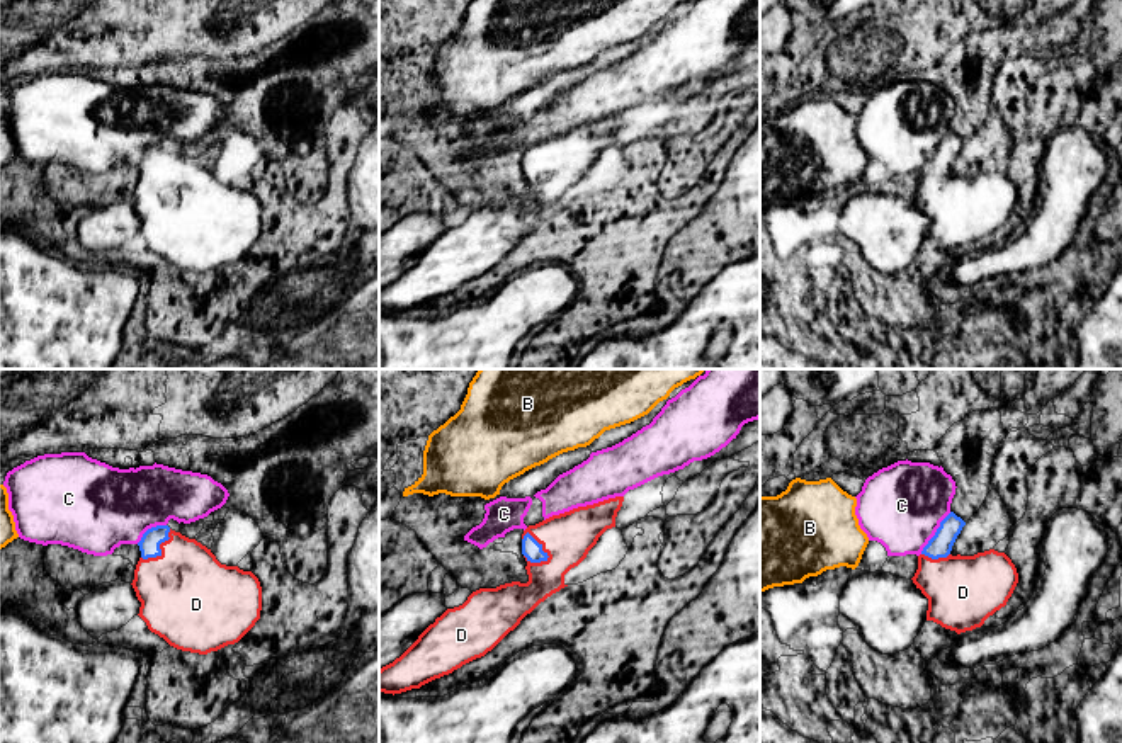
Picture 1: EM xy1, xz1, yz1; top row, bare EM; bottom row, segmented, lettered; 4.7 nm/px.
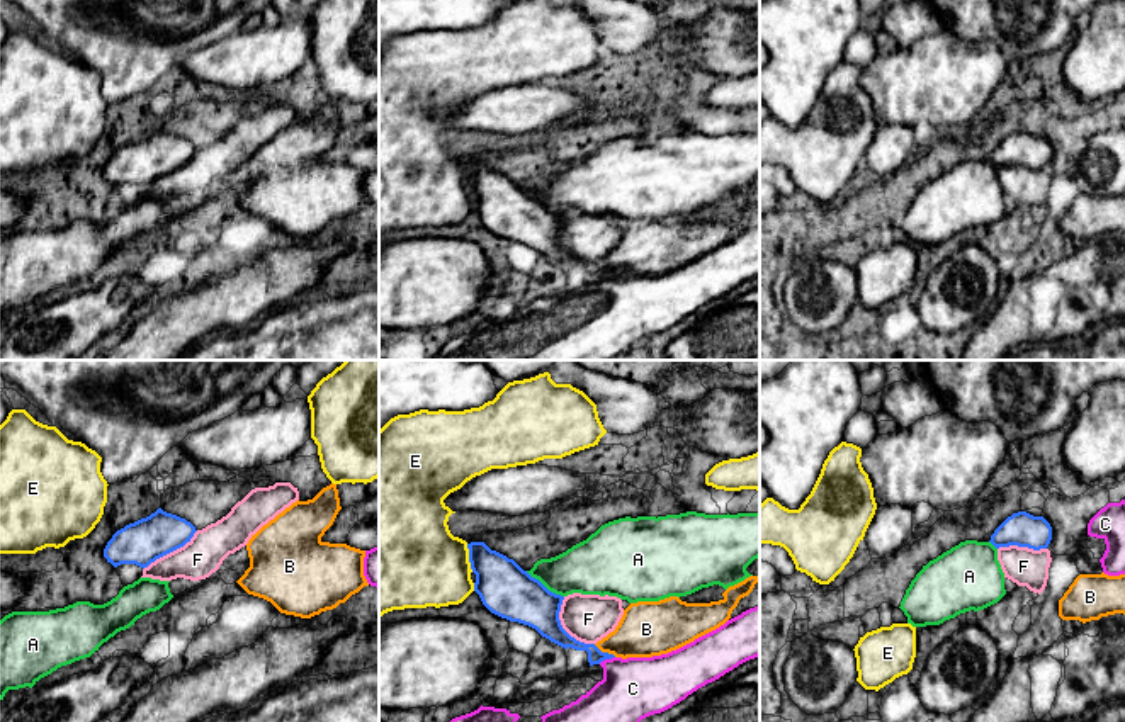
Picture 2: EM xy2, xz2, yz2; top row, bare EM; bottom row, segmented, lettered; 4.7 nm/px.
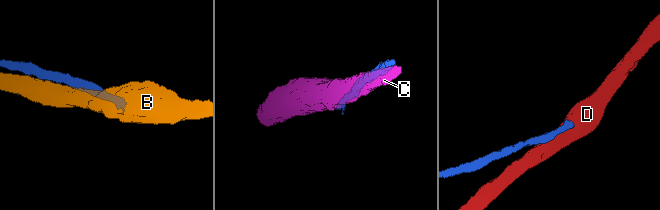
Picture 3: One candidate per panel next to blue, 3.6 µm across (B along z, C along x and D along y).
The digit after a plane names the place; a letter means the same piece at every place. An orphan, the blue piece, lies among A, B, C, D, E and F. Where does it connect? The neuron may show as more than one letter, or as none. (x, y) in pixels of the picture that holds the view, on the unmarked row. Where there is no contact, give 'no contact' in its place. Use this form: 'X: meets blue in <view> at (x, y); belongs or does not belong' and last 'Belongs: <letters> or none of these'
A: meets blue in xz2 at (542, 204); does not belong
B: meets blue in xz2 at (605, 272); does not belong
C: meets blue in yz1 at (935, 152); does not belong
D: meets blue in xz1 at (541, 165); belongs
E: meets blue in xz2 at (469, 177); does not belong
F: meets blue in xz2 at (561, 247); does not belong
Belongs: D

